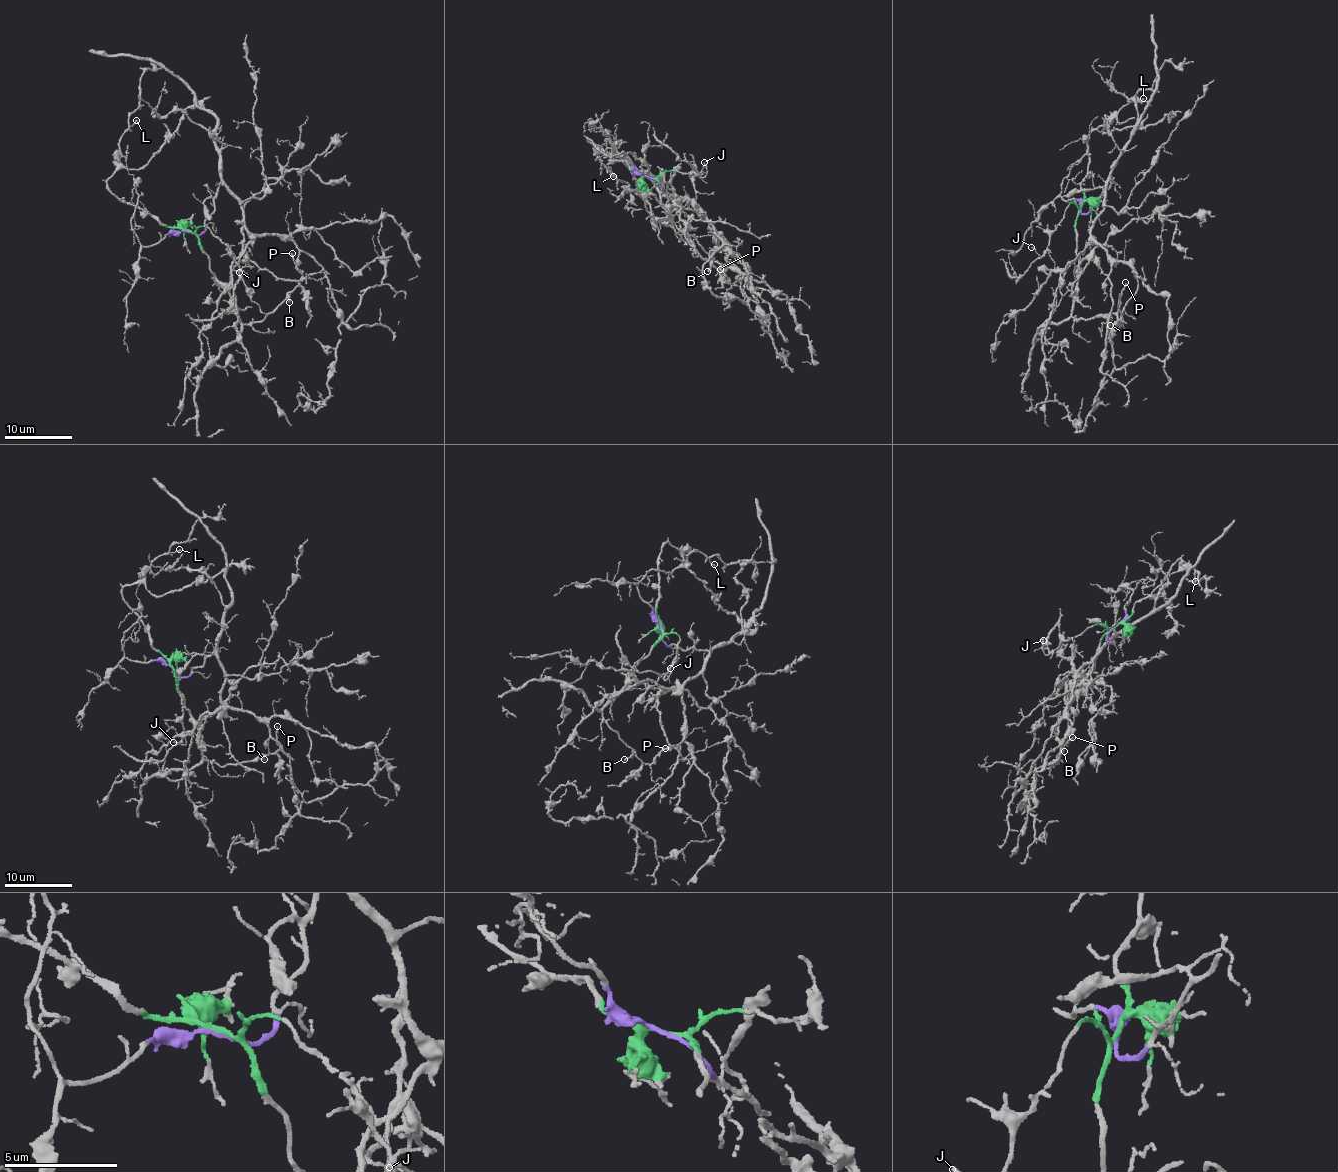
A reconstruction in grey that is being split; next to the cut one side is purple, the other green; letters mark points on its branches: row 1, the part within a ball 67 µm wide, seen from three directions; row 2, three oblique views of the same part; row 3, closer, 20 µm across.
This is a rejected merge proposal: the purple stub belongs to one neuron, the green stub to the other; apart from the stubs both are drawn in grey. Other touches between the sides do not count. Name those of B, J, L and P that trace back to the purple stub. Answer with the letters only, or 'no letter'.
no letter

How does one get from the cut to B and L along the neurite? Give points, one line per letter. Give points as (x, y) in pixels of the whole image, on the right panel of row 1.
B: (1080, 206), (1076, 238), (1076, 296), (1071, 314), (1076, 321), (1104, 318), (1110, 325)
L: (1080, 206), (1085, 198), (1080, 186), (1091, 163), (1089, 137), (1093, 130), (1143, 98)

